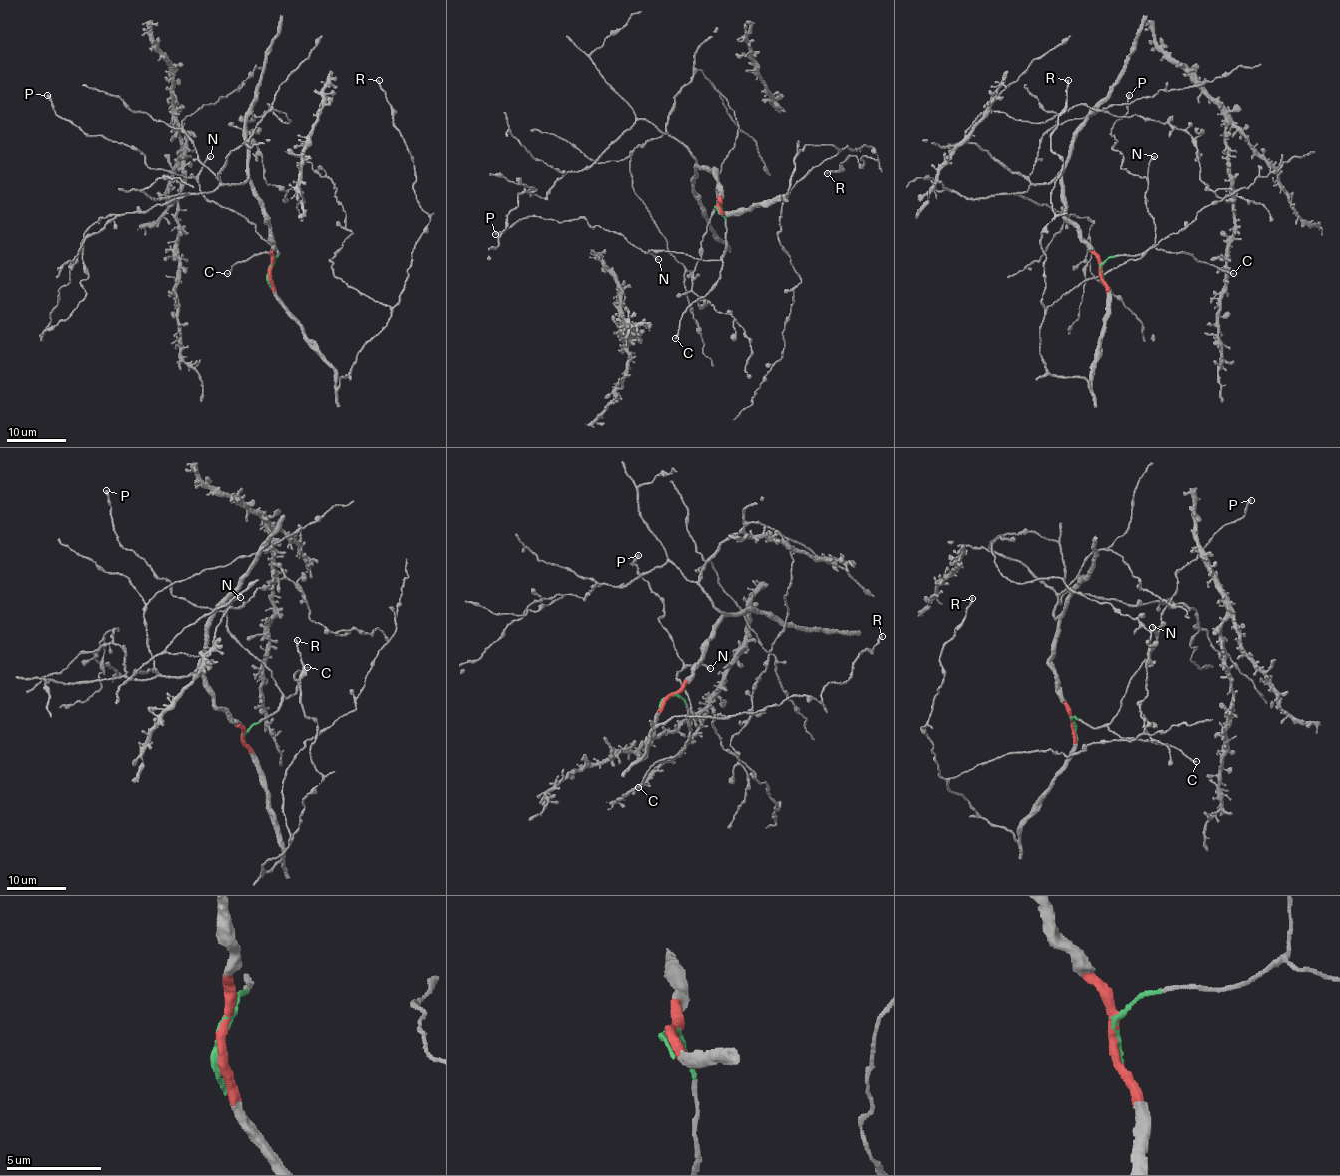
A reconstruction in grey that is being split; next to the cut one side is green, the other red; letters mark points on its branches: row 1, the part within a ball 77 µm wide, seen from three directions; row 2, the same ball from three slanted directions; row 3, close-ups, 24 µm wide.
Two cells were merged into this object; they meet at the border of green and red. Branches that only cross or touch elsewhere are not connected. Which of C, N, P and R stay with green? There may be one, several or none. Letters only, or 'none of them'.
C, N, P

